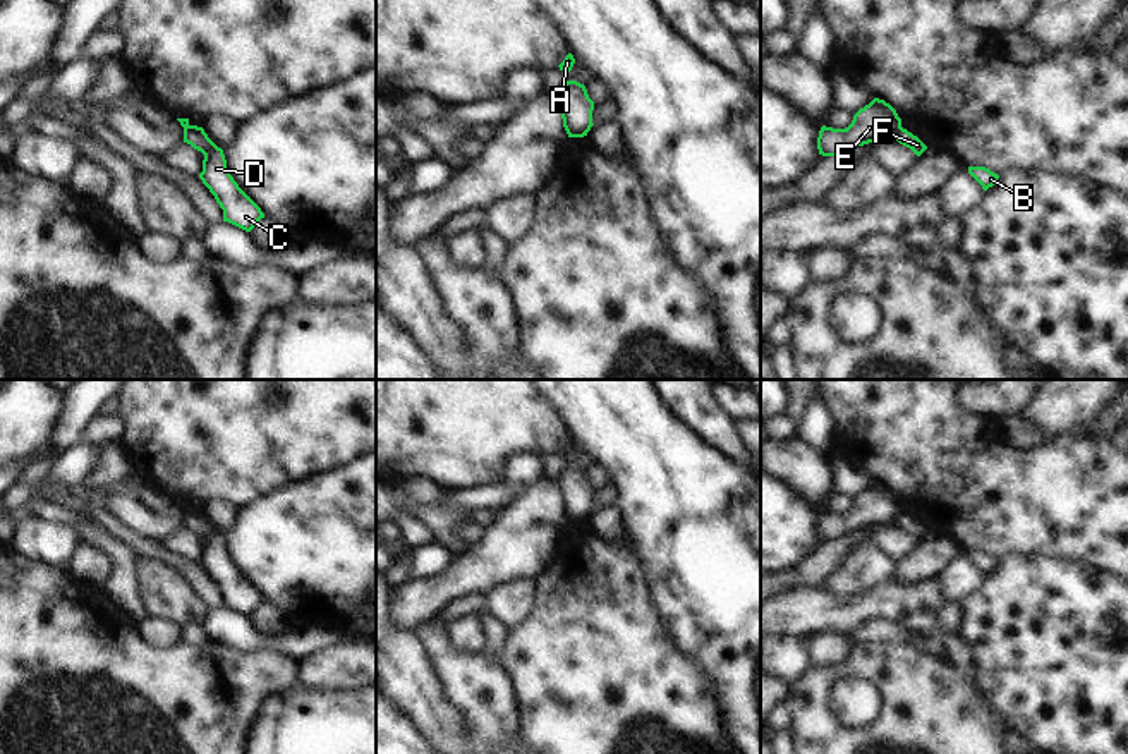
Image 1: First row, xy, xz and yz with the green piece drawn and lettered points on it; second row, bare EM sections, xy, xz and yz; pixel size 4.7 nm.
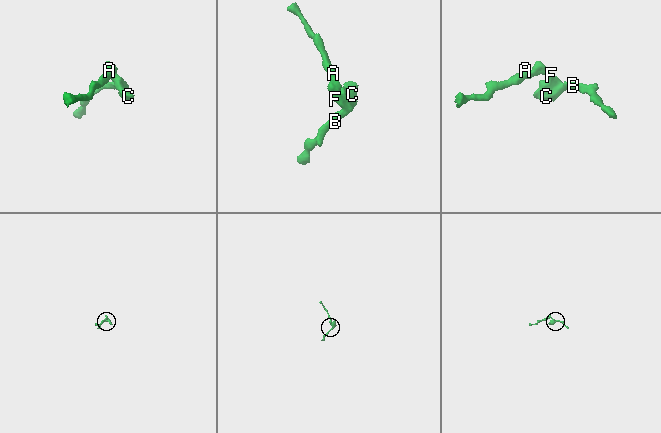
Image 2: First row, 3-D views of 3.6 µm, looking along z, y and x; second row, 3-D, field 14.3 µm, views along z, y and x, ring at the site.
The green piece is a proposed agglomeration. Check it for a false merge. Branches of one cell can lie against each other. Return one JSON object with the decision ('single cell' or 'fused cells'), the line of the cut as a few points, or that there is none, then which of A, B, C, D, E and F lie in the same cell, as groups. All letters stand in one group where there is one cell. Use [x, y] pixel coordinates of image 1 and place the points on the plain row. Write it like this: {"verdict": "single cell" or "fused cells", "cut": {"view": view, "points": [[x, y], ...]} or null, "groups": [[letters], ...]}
{"verdict": "fused cells", "cut": {"view": "yz", "points": [[900, 510], [893, 522]]}, "groups": [["A", "E"], ["B", "C", "D", "F"]]}

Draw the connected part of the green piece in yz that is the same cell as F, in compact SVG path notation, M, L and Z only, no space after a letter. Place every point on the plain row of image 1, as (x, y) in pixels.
M900 512L896 522L895 522L900 529L910 532L917 541L920 541L927 531L912 517L908 517L907 514Z

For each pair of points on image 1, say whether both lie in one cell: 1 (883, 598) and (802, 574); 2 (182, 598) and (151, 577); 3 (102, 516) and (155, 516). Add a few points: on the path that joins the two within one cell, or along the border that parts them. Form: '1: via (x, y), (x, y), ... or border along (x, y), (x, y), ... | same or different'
1: border along (823, 583), (783, 591) | different
2: via (175, 598), (158, 584) | same
3: border along (98, 504), (148, 538) | different

